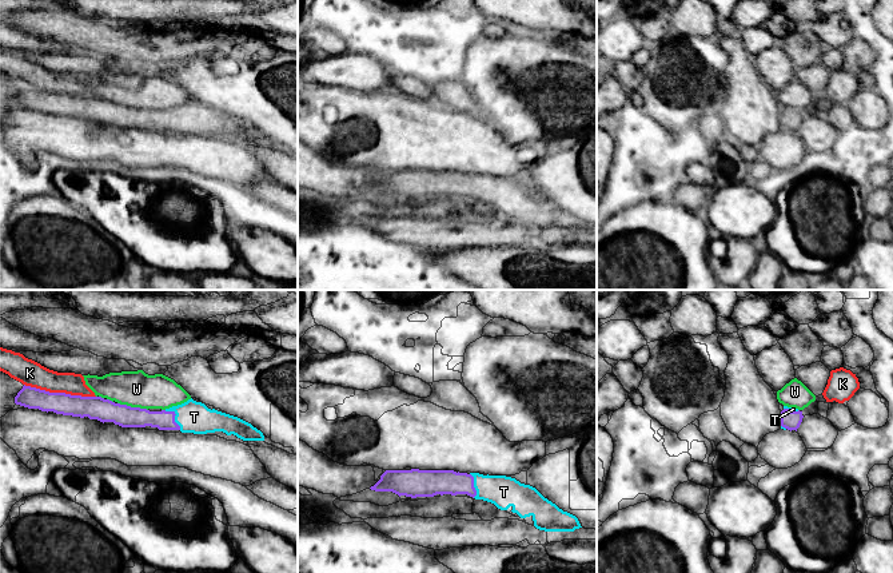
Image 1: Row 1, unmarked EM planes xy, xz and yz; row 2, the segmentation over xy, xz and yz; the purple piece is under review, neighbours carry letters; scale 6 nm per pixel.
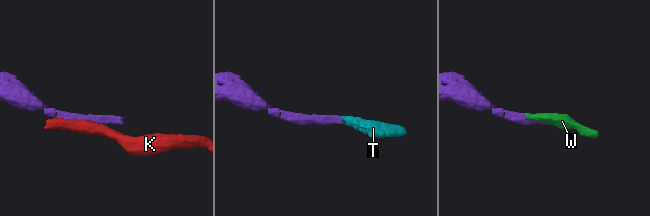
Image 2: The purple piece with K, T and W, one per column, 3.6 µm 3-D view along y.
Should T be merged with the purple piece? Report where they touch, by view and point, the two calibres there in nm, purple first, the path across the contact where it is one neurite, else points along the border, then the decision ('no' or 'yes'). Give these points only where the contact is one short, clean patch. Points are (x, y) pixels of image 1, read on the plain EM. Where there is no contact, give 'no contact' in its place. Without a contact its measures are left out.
contact xy (174, 118); calibres 130 and 190 nm; way xy (132, 118), (174, 118), (194, 118); yes

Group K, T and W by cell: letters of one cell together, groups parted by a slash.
K / T / W

